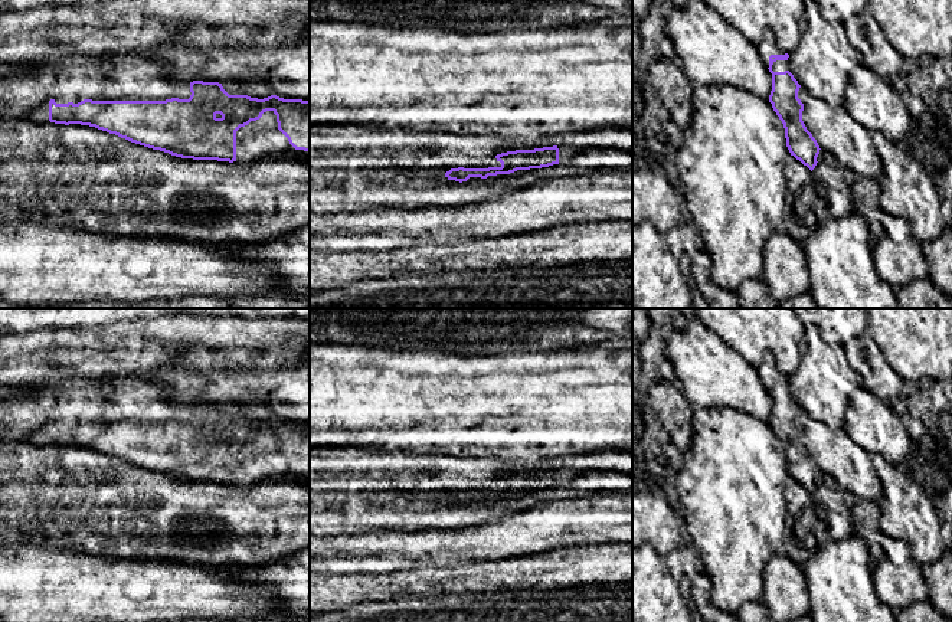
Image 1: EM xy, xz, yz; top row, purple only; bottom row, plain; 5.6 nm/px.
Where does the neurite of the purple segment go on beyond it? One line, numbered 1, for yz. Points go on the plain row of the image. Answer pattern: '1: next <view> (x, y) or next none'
1: next none

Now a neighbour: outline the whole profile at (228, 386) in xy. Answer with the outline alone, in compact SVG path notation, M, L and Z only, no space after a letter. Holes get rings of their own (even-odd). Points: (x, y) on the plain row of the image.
M310 360L279 369L222 369L207 373L180 366L140 374L161 397L186 405L310 403Z

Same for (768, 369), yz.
M768 354L763 363L758 367L758 371L760 374L760 380L766 390L769 390L769 379L771 377L785 377L785 374L778 369L775 363L775 357L772 354Z

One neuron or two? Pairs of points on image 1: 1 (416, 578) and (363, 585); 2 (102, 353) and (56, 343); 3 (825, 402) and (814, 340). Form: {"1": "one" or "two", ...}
{"1": "one", "2": "one", "3": "one"}

